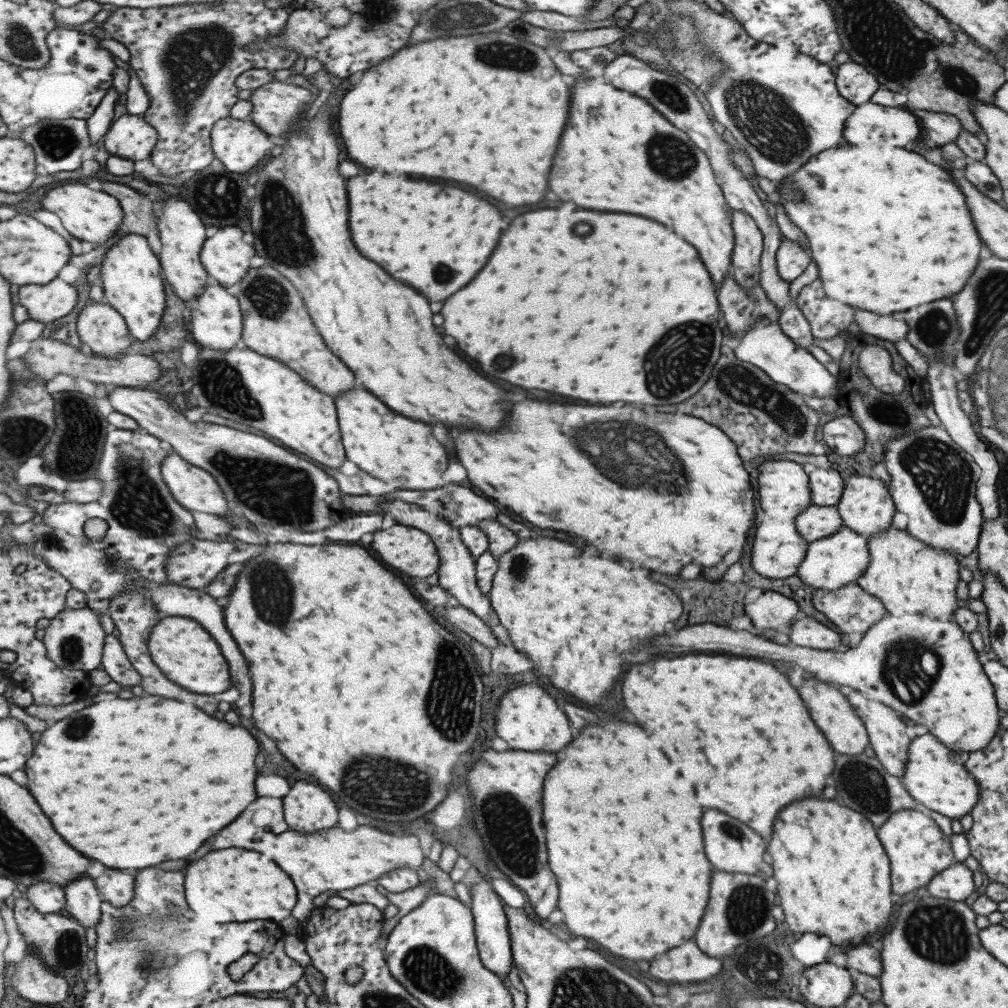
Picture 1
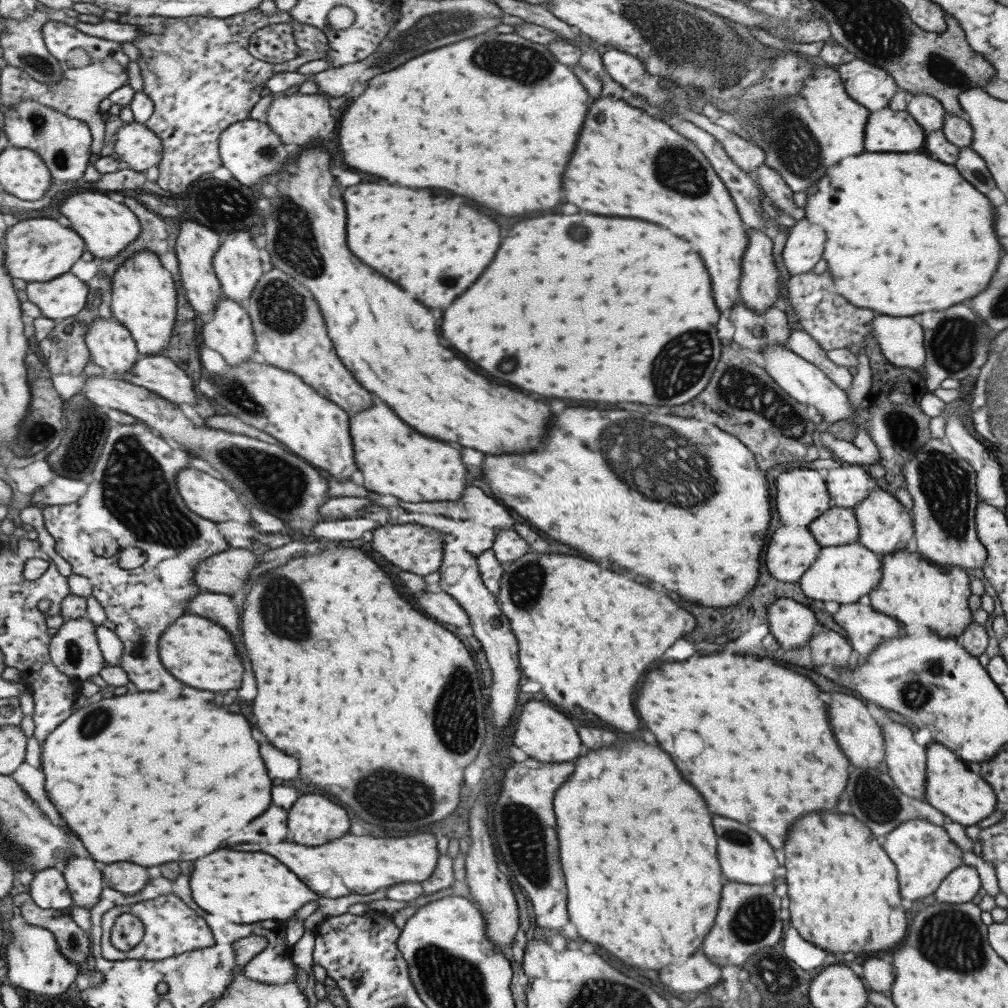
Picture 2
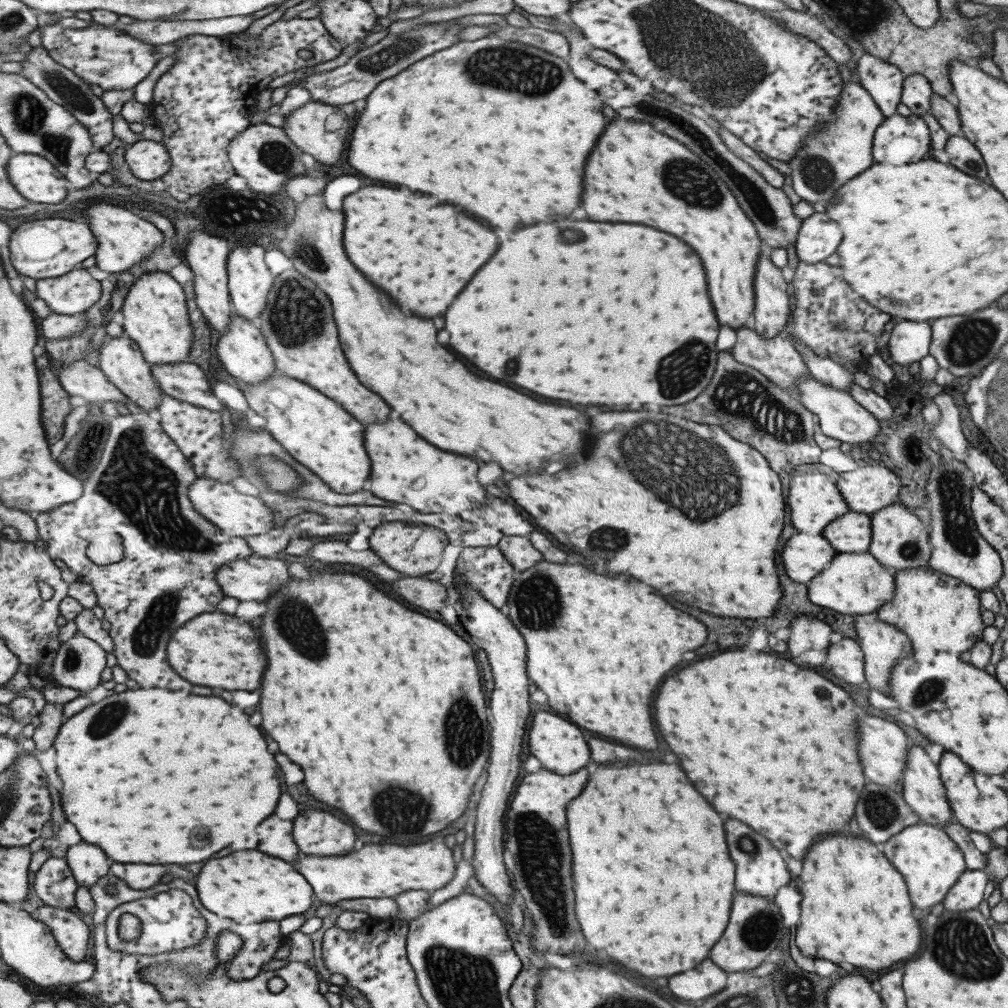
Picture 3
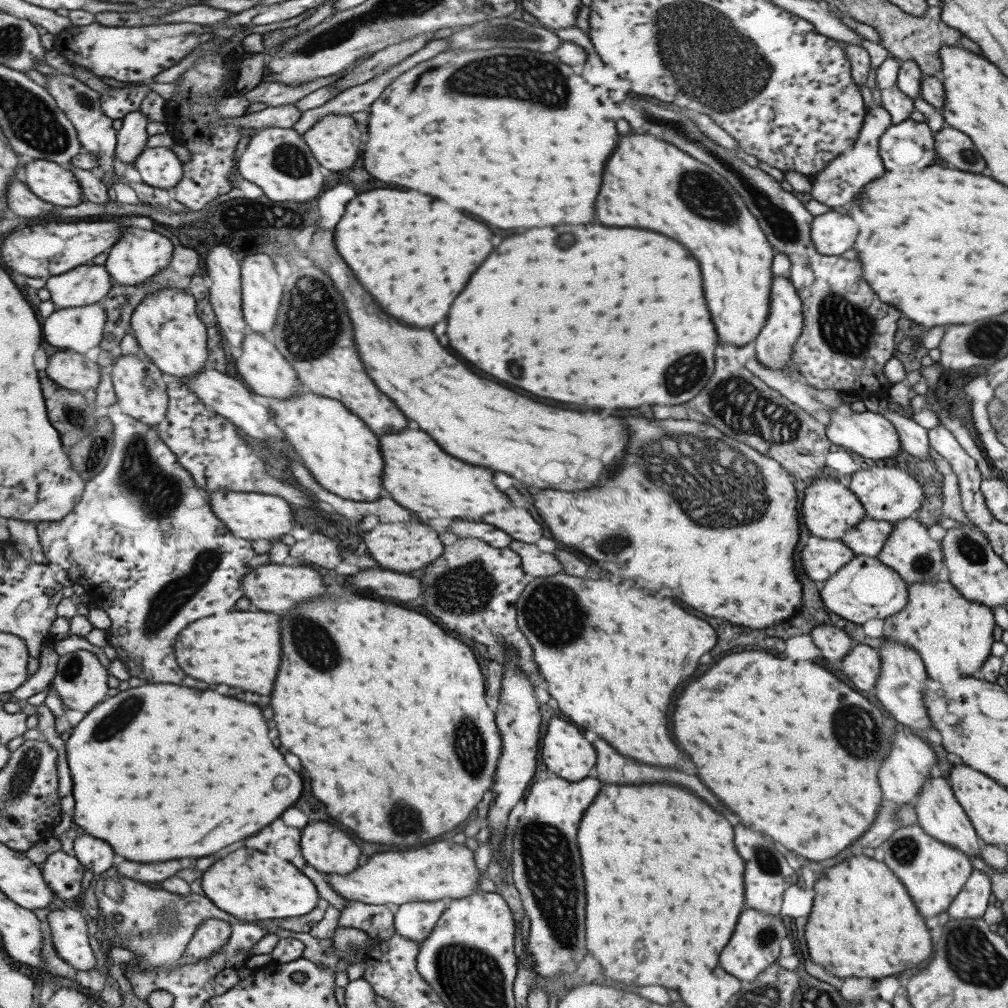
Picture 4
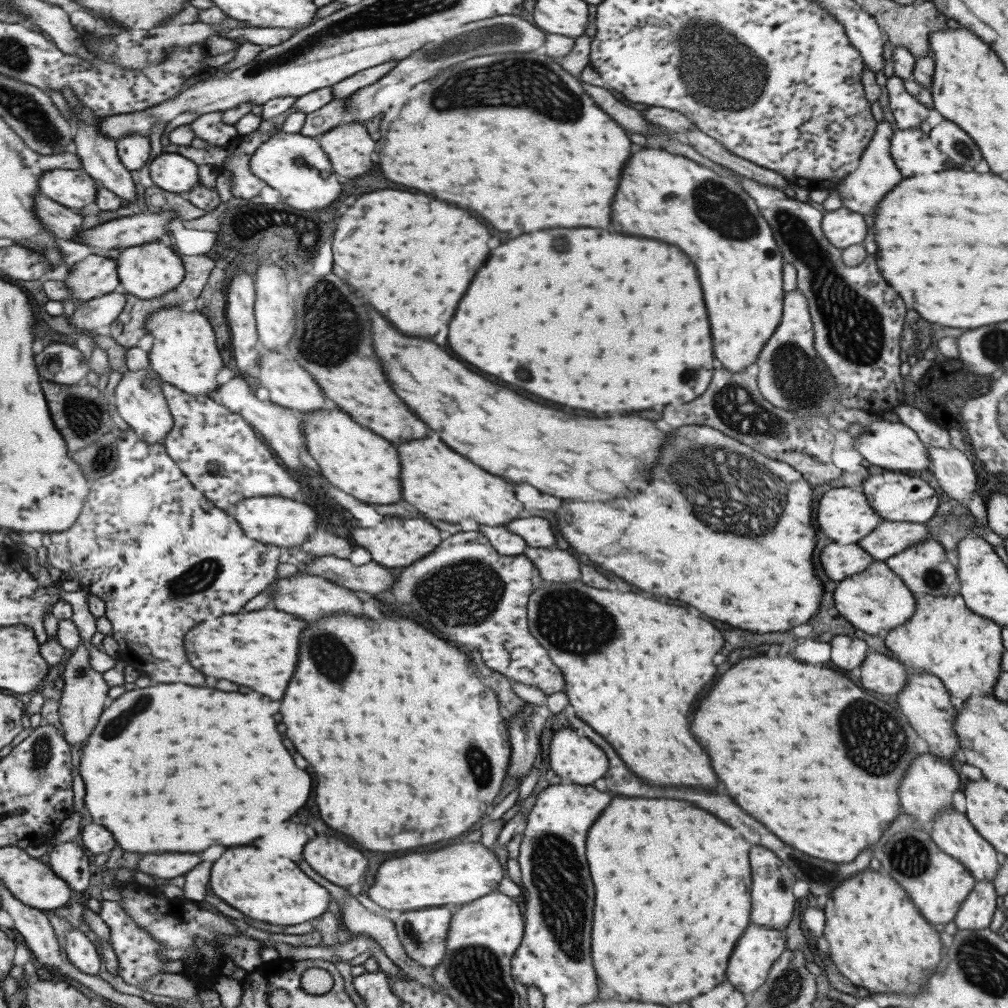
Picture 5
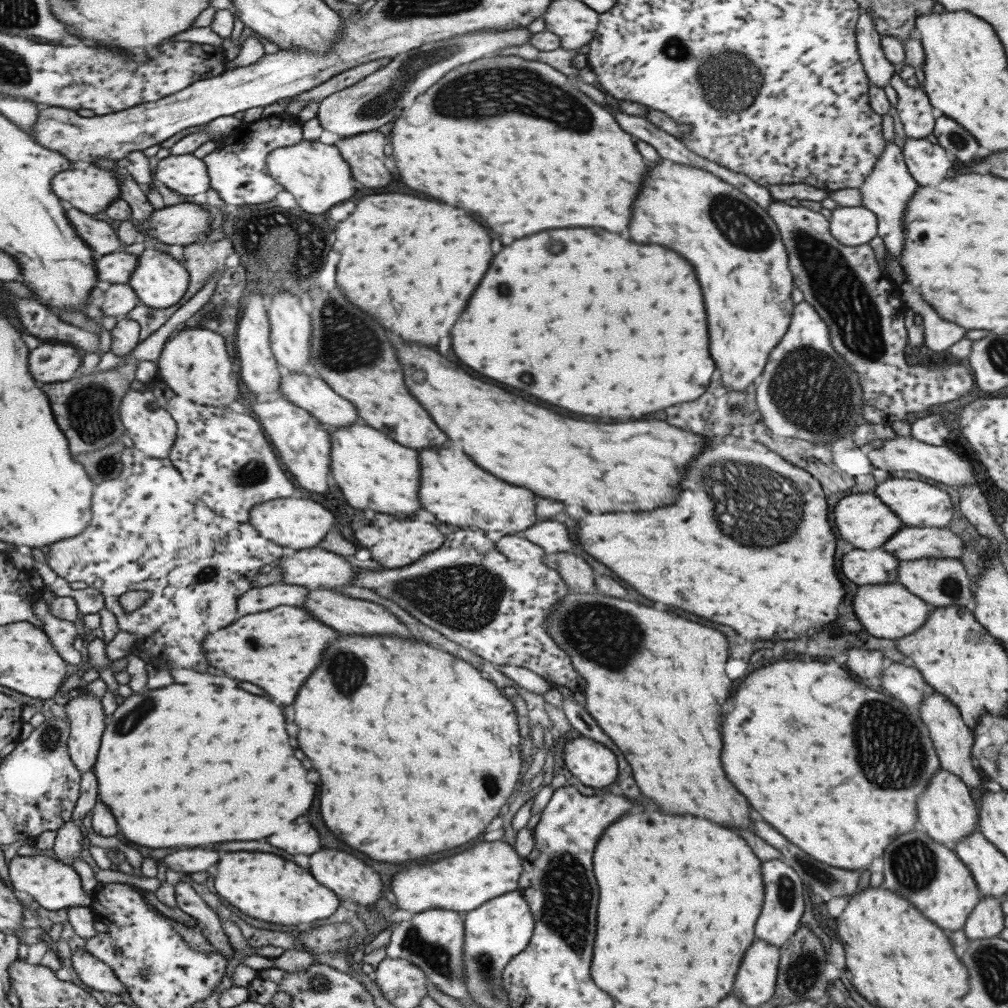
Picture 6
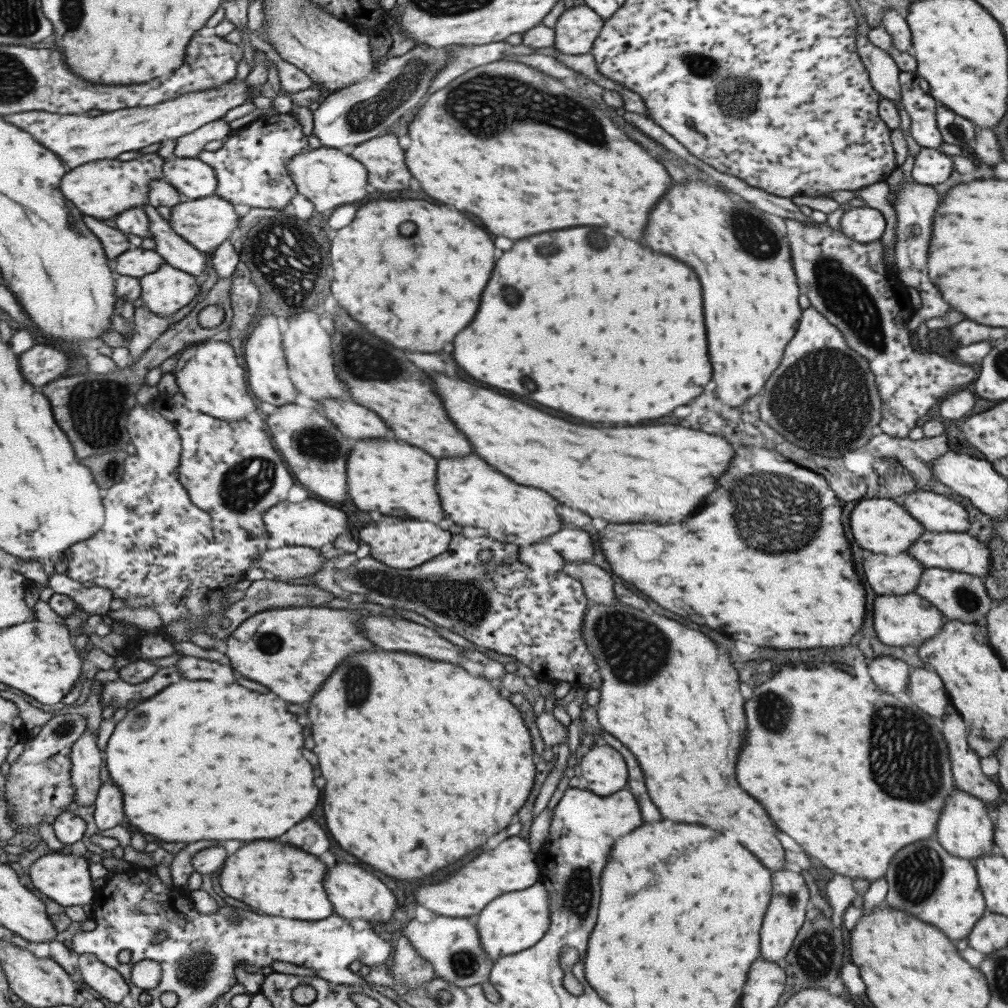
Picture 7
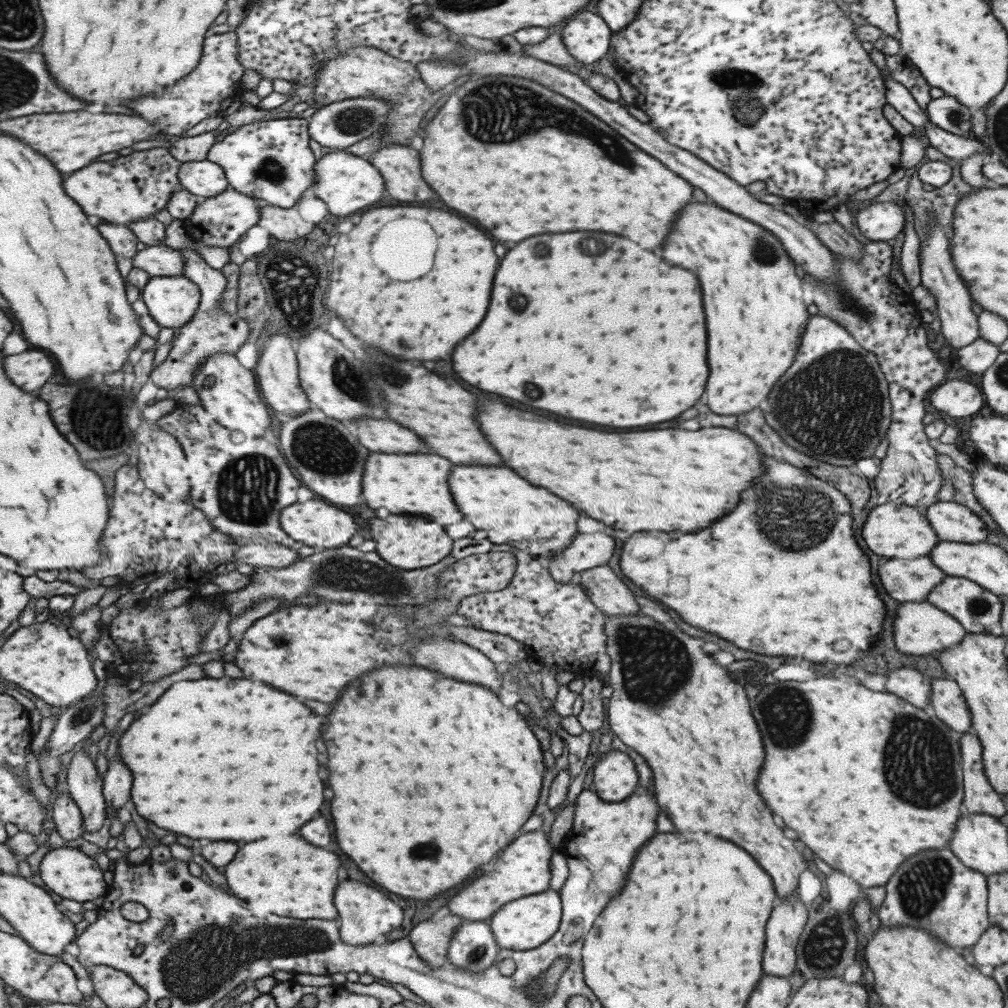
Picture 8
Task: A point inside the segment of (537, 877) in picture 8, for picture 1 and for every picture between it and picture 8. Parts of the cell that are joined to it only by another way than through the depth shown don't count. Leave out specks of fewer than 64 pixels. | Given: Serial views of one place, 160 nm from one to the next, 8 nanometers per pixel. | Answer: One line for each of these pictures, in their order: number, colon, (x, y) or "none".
1: (333, 859)
2: (361, 864)
3: (374, 871)
4: (442, 870)
5: (457, 874)
6: (462, 882)
7: (510, 867)

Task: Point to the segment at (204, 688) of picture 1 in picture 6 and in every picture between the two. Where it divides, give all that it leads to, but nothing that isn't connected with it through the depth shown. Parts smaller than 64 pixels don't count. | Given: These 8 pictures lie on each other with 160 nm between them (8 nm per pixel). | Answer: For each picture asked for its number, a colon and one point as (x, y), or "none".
2: (199, 652)
3: (218, 650)
4: (243, 649)
5: (260, 649)
6: (278, 649)

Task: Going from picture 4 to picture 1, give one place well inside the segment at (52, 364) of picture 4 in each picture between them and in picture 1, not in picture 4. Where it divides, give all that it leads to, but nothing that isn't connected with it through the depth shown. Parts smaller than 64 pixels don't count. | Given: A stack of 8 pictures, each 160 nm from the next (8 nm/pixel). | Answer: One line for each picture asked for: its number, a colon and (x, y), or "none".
1: (269, 485)
2: (267, 477)
3: (82, 379)

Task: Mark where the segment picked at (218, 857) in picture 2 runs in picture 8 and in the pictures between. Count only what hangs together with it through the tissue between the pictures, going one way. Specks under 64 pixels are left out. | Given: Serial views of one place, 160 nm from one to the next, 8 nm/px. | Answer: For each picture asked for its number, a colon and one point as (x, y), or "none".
3: (248, 882)
4: (249, 884)
5: (270, 888)
6: (265, 886)
7: (280, 880)
8: (295, 878)

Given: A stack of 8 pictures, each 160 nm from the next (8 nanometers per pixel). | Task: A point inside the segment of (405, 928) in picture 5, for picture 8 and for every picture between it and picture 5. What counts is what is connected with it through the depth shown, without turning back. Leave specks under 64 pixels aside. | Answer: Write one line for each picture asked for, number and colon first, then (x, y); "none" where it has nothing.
6: (431, 940)
7: (451, 945)
8: (472, 948)

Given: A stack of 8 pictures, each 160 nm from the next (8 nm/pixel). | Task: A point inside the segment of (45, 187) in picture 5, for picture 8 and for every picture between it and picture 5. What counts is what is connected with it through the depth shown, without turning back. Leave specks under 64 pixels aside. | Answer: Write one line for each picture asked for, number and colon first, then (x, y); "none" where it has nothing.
6: (93, 189)
7: (105, 189)
8: (132, 187)

